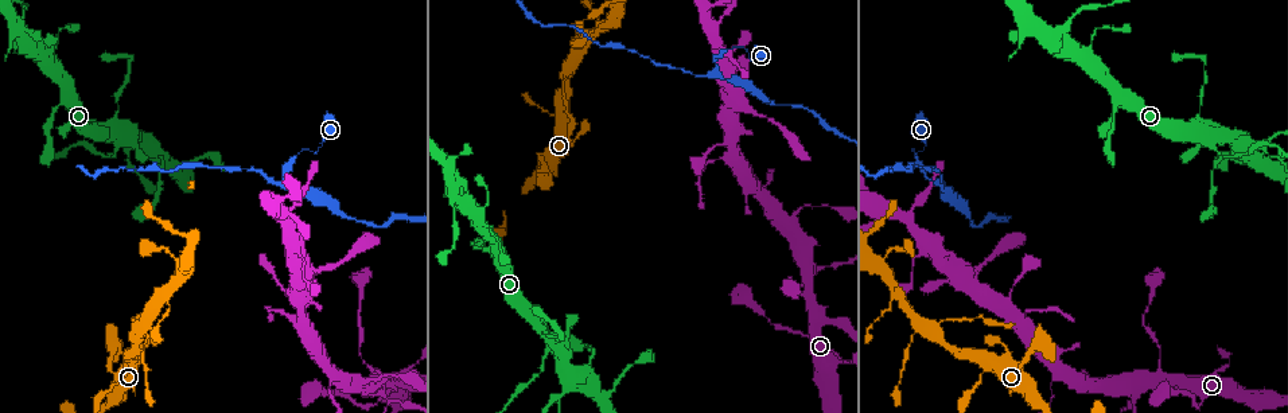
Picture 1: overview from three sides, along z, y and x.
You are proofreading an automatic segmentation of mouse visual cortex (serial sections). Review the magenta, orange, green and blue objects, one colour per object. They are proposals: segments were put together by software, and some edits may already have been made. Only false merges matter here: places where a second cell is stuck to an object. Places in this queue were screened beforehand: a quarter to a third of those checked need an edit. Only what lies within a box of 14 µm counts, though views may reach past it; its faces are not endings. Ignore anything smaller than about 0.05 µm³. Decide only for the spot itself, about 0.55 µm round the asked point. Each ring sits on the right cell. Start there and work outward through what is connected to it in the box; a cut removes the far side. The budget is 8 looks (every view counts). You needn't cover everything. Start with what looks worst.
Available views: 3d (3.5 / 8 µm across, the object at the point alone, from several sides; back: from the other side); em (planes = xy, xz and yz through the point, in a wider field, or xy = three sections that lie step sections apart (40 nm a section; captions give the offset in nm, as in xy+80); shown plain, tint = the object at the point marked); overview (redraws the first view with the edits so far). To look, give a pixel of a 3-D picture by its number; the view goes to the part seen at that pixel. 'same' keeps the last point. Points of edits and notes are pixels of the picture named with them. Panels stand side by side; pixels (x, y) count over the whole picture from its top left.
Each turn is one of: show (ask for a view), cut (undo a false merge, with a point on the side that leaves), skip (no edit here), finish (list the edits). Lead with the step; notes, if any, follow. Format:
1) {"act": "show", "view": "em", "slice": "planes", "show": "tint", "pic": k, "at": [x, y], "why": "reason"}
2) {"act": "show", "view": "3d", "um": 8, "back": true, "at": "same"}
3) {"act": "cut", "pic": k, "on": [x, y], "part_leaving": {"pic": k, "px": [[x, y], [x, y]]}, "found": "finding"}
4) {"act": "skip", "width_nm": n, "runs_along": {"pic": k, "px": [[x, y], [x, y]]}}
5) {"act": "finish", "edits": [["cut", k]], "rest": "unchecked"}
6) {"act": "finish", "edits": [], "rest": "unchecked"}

{"act": "show", "view": "3d", "um": 3.5, "pic": 1, "at": [139, 333], "why": "looks like a crossing"}

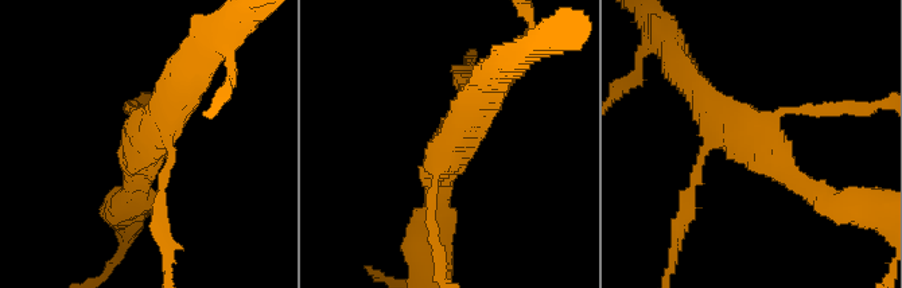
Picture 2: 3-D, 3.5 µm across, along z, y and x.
{"act": "show", "view": "em", "slice": "xy", "step": 3, "show": "plain", "pic": 2, "at": [448, 154], "arms": 4, "arm_widths_nm": [150, 150, 300, 450], "why": "shape alone is not enough"}

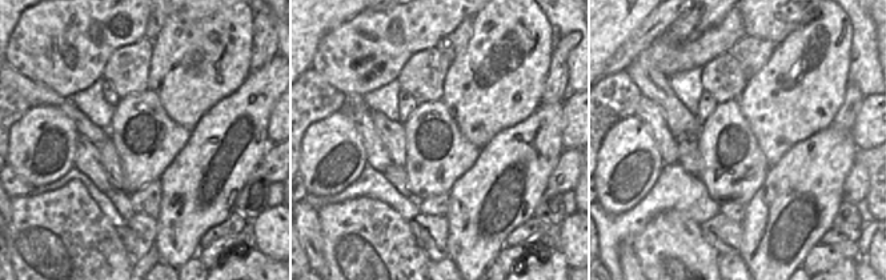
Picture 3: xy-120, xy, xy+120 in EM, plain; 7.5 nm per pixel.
{"act": "show", "view": "em", "slice": "xy", "step": 3, "show": "tint", "at": "same"}

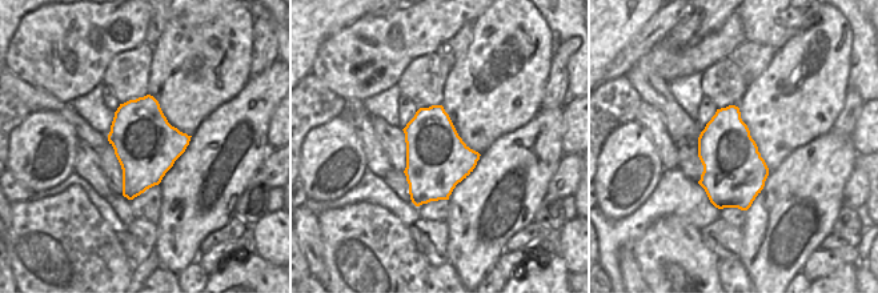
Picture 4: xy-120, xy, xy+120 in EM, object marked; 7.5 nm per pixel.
{"act": "skip", "runs_along": {"pic": 2, "px": [[832, 201], [797, 183], [700, 93]]}, "found": "all the same cell"}

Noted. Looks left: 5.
{"act": "show", "view": "3d", "um": 8, "pic": 1, "at": [307, 148], "why": "narrows sharply"}

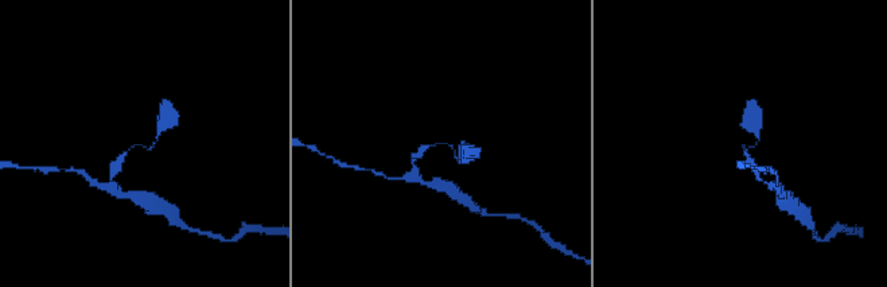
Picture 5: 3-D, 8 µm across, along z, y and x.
{"act": "show", "view": "em", "slice": "xy", "step": 3, "show": "tint", "pic": 5, "at": [743, 146], "arm_widths_nm": [150, 250]}

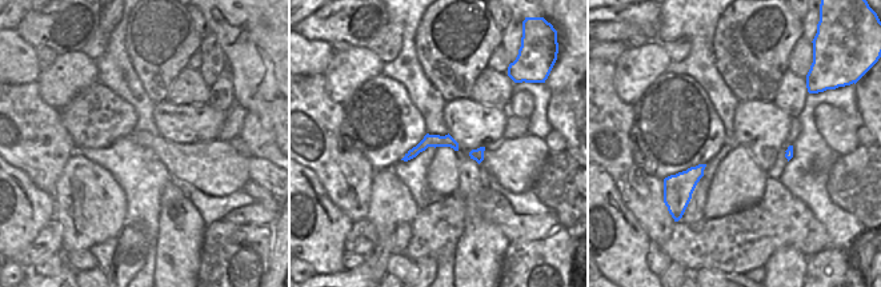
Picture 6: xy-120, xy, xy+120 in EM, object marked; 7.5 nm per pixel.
{"act": "skip", "runs_along": {"pic": 5, "px": [[755, 130], [755, 144], [742, 146], [754, 170]]}, "found": "one cell here"}

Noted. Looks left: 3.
{"act": "show", "view": "3d", "um": 8, "pic": 1, "at": [559, 396], "why": "thin arm on a thick one"}

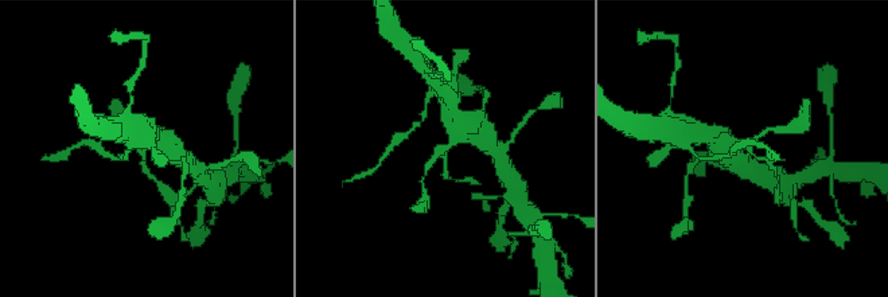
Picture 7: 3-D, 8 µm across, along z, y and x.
{"act": "show", "view": "em", "slice": "planes", "show": "tint", "pic": 7, "at": [747, 149], "why": "shape alone is not enough"}

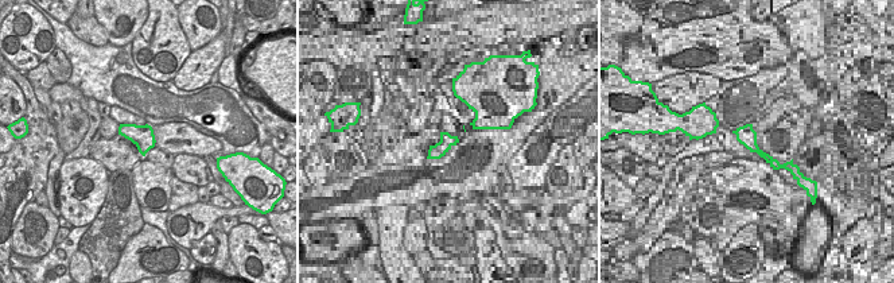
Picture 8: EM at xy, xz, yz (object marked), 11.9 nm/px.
{"act": "cut", "pic": 7, "on": [433, 157], "arms": 3, "arm_widths_nm": [150, 200, 500], "part_leaving": {"pic": 7, "px": [[454, 143], [444, 152], [451, 179]]}, "found": "two cells meet here"}

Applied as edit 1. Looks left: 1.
{"act": "finish", "edits": [["cut", 7]], "rest": "unchecked"}

